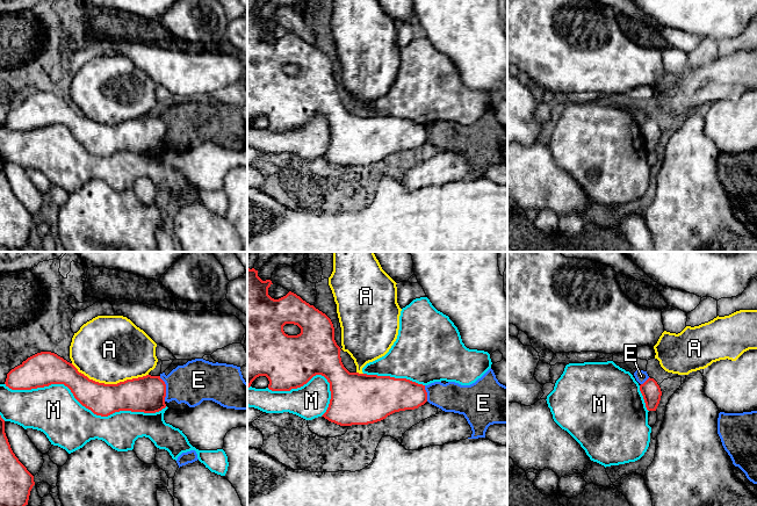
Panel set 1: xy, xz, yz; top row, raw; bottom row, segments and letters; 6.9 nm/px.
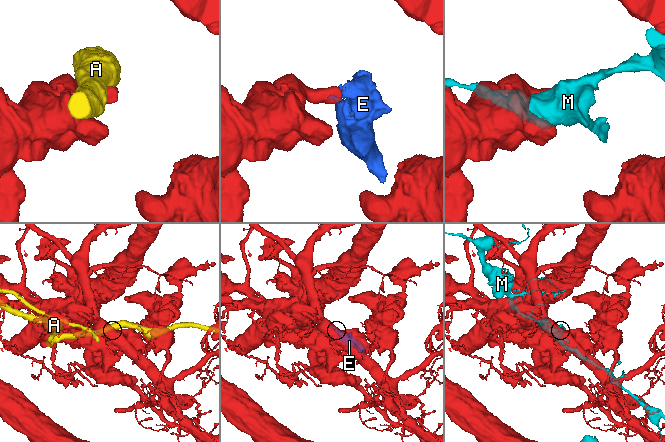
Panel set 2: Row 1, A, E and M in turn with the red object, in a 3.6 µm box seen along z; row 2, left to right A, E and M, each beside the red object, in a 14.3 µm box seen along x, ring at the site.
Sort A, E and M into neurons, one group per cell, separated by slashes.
A / E / M

